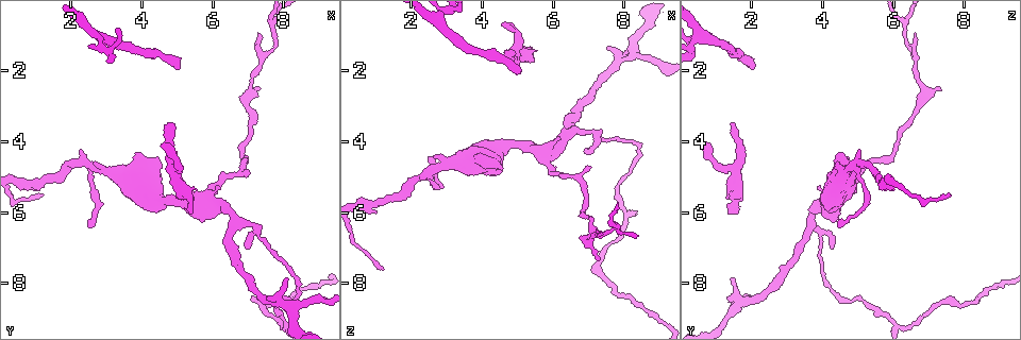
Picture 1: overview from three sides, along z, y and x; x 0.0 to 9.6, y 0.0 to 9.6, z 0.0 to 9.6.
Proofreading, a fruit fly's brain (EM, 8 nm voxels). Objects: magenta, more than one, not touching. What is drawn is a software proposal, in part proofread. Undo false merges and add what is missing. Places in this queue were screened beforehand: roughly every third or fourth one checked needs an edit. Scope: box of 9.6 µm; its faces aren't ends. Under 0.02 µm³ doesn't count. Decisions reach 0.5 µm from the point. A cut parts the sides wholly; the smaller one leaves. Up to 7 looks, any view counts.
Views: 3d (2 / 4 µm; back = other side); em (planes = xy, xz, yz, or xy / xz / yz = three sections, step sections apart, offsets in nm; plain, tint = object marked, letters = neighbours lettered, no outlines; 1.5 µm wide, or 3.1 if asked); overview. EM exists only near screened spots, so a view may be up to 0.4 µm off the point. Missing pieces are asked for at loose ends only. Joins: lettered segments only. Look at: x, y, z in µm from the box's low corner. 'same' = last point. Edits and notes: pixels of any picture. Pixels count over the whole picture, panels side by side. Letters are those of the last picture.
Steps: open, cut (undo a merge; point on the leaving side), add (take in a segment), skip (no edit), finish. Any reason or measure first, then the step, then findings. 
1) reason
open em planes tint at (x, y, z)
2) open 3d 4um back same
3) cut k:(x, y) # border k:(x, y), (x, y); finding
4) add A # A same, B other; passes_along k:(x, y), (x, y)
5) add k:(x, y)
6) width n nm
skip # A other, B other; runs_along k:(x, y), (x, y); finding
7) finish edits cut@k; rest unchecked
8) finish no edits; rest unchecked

sudden change in width
open 3d 2um at (2.60, 4.65, 4.80)

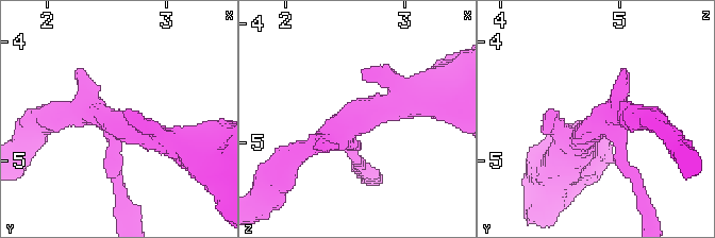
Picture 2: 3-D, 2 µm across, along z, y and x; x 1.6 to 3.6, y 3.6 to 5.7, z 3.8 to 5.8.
arms 3; need the tissue
open em yz step 8 tint at (2.56, 4.68, 4.80)

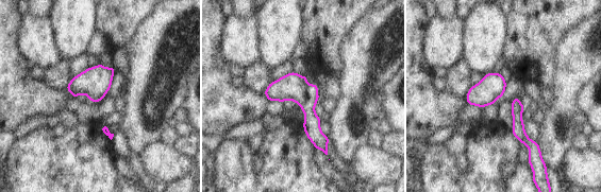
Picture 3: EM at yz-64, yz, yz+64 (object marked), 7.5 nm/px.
what lies round it
open em yz step 8 letters same

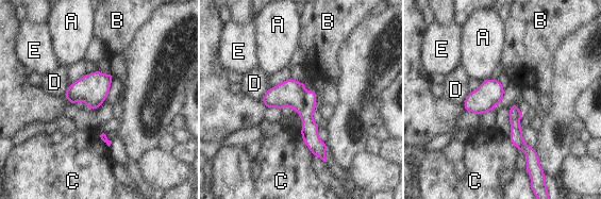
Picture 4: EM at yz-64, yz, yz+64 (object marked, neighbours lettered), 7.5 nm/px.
longest_contact C 220 nm
skip # A other, B other, C other, D other, E other; border 4:(491, 78), (482, 82); all the same cell

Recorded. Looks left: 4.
branch stops here
open 3d 4um at (5.05, 1.90, 2.05)

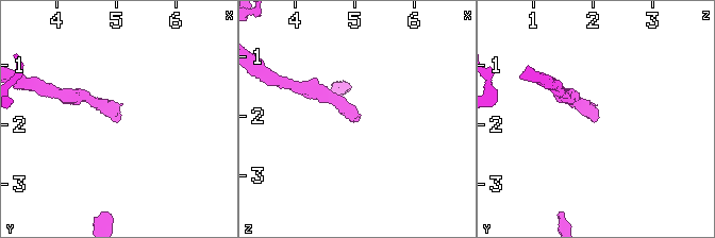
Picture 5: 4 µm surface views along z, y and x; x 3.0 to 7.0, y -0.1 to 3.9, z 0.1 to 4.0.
need the tissue
open em yz step 4 tint at (5.10, 1.85, 2.05)

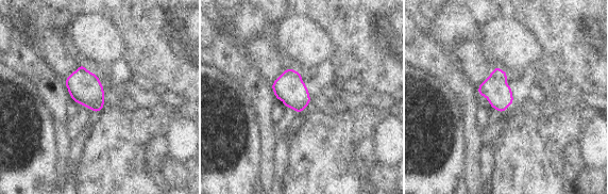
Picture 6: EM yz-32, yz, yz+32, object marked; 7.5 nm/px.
another direction
open em planes letters same

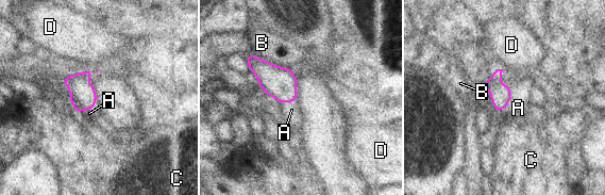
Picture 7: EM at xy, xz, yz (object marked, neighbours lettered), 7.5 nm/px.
width 160 nm
add A # A same, B other, C other, D other; passes_along 7:(500, 94), (509, 91), (518, 108); the cell continues

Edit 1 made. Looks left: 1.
finish edits add@7; rest unchecked

